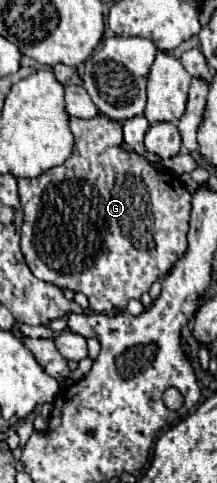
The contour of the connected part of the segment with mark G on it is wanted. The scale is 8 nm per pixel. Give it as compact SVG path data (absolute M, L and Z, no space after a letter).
M106 116L90 120L70 118L74 148L68 160L42 176L20 178L18 192L24 208L20 248L32 274L44 282L52 282L62 290L82 292L90 302L90 310L112 314L126 310L130 300L140 300L152 282L162 280L178 254L186 252L190 194L174 174L154 168L136 152L120 150L122 126Z

